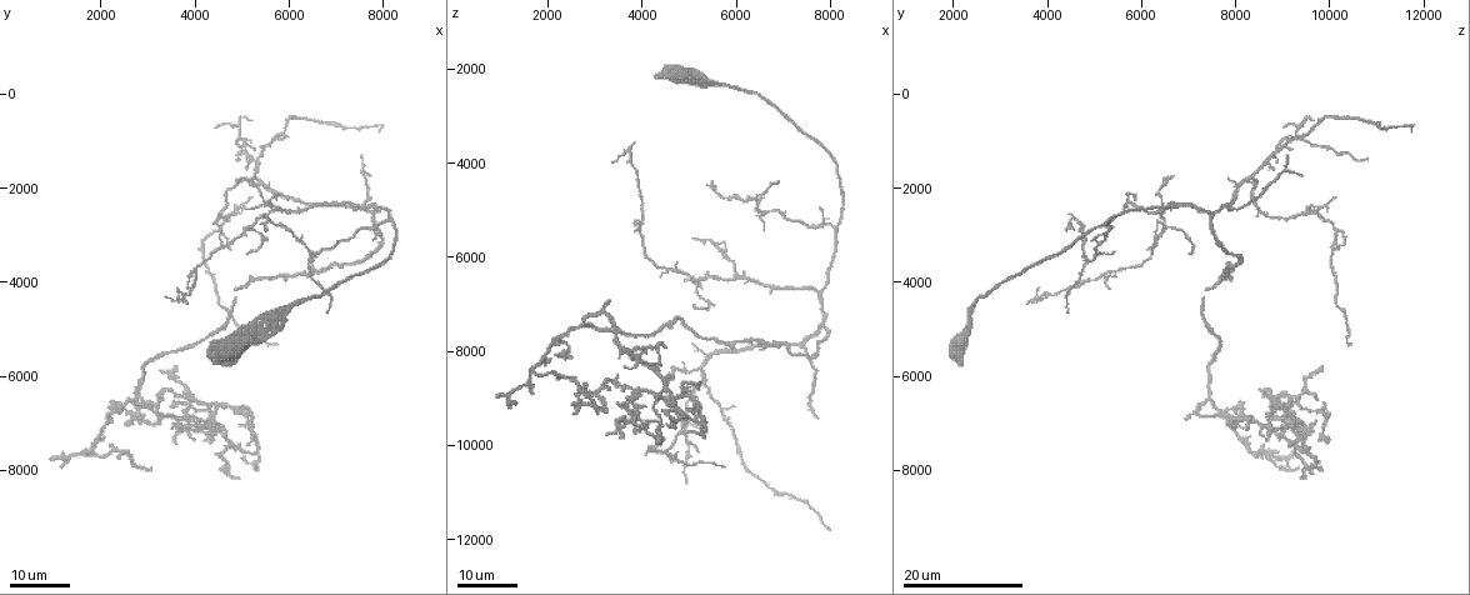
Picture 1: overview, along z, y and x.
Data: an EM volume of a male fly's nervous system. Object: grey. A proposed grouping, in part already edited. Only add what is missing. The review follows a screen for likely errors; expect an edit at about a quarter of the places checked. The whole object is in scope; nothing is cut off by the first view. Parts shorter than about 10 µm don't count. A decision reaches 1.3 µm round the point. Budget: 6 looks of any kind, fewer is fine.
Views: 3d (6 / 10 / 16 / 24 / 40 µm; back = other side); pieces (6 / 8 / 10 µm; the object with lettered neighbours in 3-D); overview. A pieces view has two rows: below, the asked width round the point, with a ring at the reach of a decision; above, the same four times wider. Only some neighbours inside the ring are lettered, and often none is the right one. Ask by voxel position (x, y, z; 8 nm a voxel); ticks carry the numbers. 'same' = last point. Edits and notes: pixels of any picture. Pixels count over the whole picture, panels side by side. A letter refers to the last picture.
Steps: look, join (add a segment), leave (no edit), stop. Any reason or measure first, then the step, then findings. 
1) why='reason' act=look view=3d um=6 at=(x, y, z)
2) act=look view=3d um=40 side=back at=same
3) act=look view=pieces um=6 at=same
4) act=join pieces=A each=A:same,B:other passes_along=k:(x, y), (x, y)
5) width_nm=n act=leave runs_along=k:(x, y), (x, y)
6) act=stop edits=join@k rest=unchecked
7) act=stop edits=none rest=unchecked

why='branch stops here' act=look view=3d um=24 at=(950, 7750, 9000)

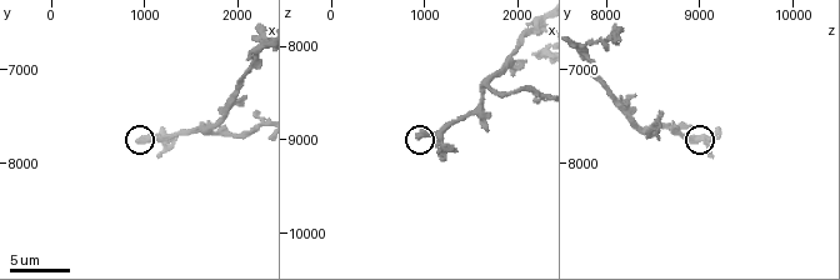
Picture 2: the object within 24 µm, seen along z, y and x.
act=look view=pieces um=6 at=(900, 7750, 9000)

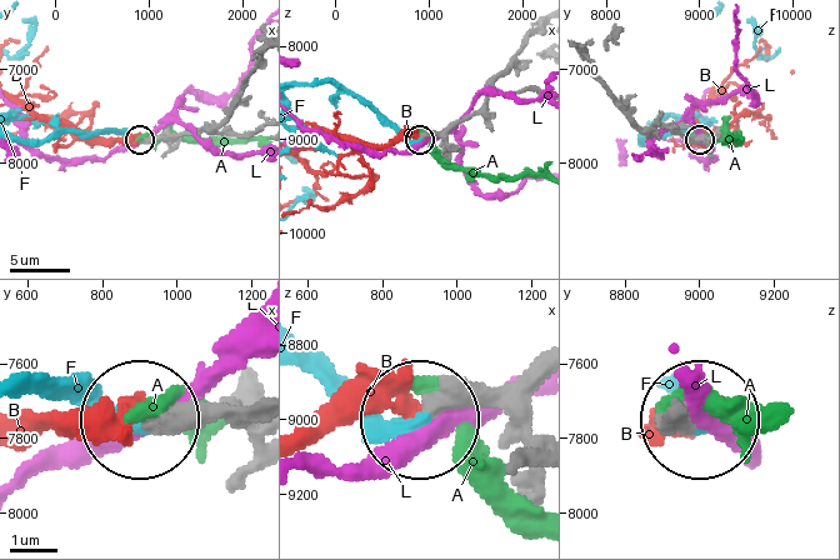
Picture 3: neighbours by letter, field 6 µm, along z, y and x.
width_nm=410 act=join pieces=F each=A:other,B:other,F:same,L:other passes_along=3:(454, 120), (421, 139), (408, 139), (330, 83), (300, 85) found='it goes on there'

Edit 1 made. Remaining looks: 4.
why='see it whole again' act=look view=overview

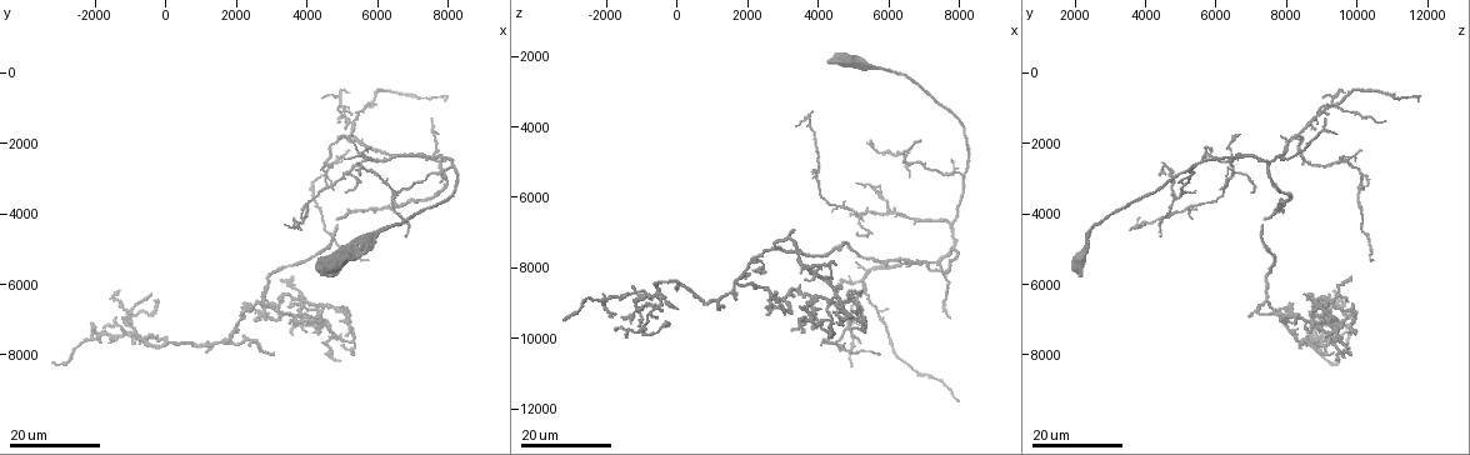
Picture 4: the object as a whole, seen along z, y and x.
why='end of a long branch' act=look view=3d um=16 at=(3100, 7900, 9300)

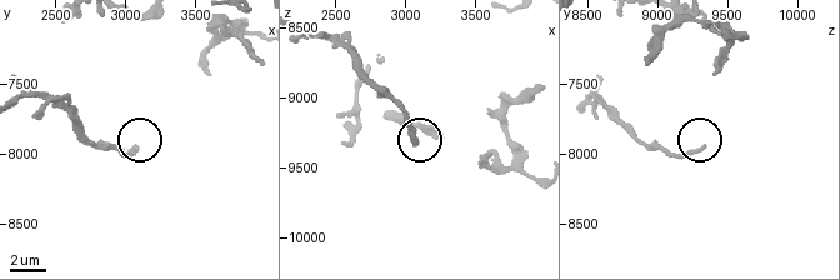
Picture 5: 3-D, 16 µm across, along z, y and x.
act=look view=pieces um=6 at=(3060, 7940, 9320)

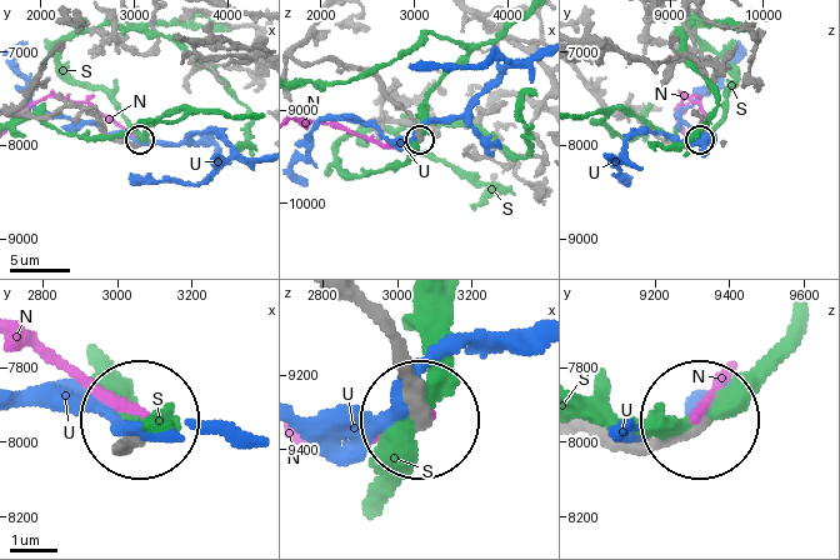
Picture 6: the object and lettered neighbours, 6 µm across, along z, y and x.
act=leave each=N:other,S:other,U:other runs_along=6:(354, 308), (398, 355), (410, 411) found='no lettered segment goes on from it'

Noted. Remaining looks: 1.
act=stop edits=join@3 rest=unchecked

